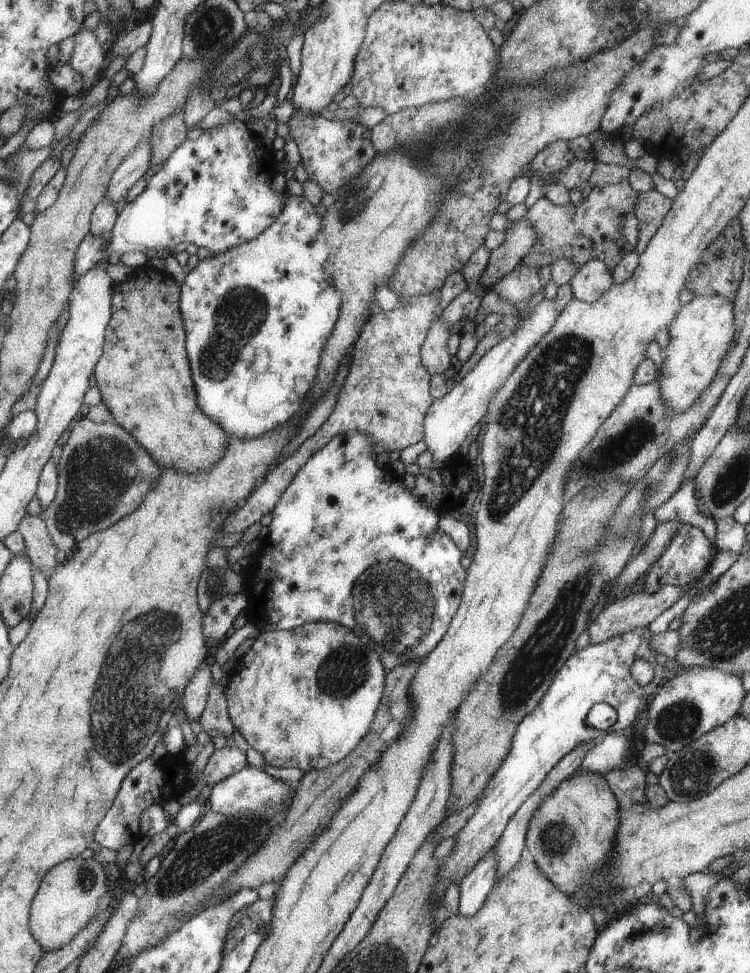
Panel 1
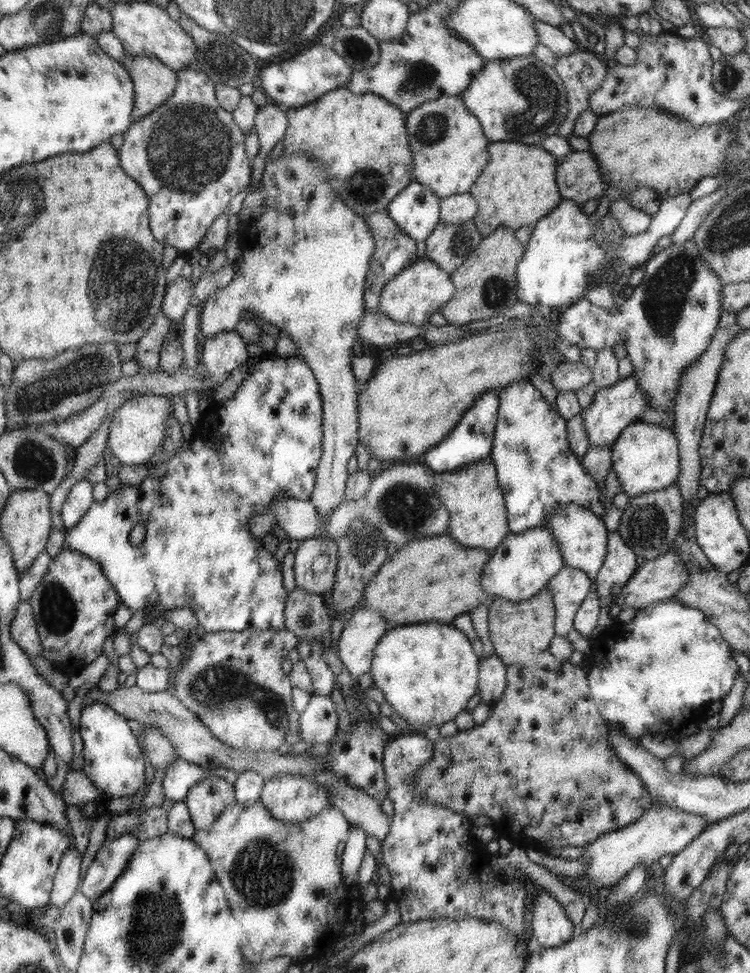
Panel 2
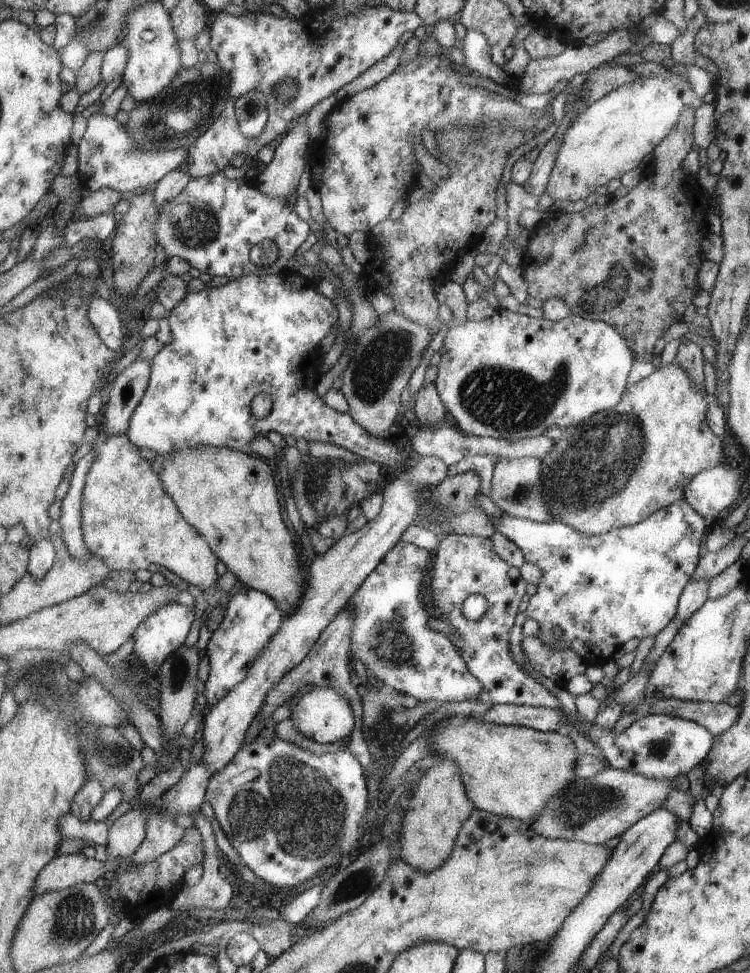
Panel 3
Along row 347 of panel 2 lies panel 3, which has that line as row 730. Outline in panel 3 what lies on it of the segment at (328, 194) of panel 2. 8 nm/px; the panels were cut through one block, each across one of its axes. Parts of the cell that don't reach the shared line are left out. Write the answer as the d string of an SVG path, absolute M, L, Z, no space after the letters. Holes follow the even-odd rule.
M315 687L307 694L302 694L300 698L294 697L291 702L292 724L302 736L321 742L332 744L351 736L354 730L354 714L348 700L342 696L341 692L336 692L334 688Z

